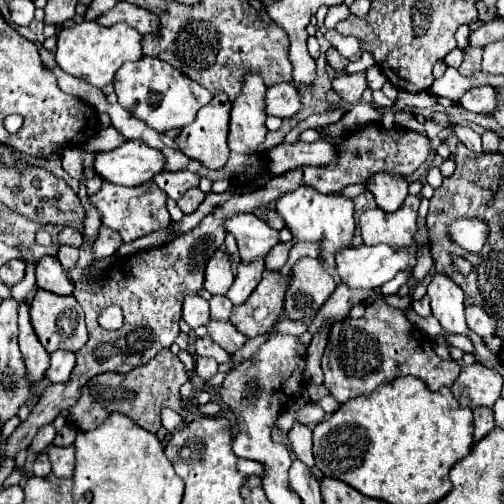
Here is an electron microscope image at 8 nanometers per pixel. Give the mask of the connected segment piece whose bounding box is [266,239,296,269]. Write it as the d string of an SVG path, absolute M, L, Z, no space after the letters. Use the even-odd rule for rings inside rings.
M292 239L288 243L280 243L278 247L274 247L274 251L270 253L270 257L266 259L266 267L268 269L282 269L282 265L288 261L288 253L290 253L294 241L296 239Z

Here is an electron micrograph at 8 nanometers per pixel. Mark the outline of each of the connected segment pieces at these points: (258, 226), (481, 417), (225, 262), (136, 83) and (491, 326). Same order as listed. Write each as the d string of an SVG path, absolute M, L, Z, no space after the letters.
M242 213L228 219L226 229L238 241L238 253L242 263L264 259L270 249L280 243L280 231L266 225L254 213Z
M488 407L474 409L474 441L482 439L494 427L494 411Z
M216 251L216 255L206 265L206 283L204 289L208 289L212 295L224 295L234 281L230 257L224 251Z
M142 57L138 63L124 63L114 79L114 91L118 95L118 103L124 109L128 109L134 117L158 133L190 125L196 119L198 111L212 101L208 89L182 75L170 63L156 57Z
M476 305L466 307L466 323L480 337L494 337L498 331L498 321L482 307L476 307Z

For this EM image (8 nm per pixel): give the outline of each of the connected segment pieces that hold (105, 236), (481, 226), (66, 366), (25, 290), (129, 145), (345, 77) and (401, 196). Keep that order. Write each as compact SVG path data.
M100 227L100 235L98 235L96 243L92 245L92 249L94 249L92 261L102 261L102 259L112 257L120 245L122 245L120 235L116 235L114 231L110 231L106 227Z
M458 219L450 223L450 235L456 243L460 243L466 251L478 253L486 243L488 227L480 219Z
M54 351L50 355L50 367L46 371L46 379L50 383L66 383L70 379L74 361L76 357L72 351Z
M29 251L24 258L27 265L25 270L27 273L25 274L24 279L21 282L11 287L12 297L17 302L22 302L36 283L36 262L32 258L31 251Z
M126 141L118 149L100 153L94 161L94 169L102 179L126 187L152 181L158 173L166 171L164 167L164 153L148 147L144 141Z
M342 73L336 79L332 79L332 89L350 105L354 105L362 99L362 93L366 87L368 87L368 83L366 83L364 73L354 73L354 75Z
M374 175L374 179L366 181L366 187L374 193L378 207L386 213L402 207L402 201L408 197L408 183L404 177Z

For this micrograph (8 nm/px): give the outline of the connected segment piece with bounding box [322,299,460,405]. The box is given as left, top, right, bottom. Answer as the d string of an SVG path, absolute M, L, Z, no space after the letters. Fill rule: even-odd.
M378 299L366 309L364 317L348 317L342 323L334 323L324 349L322 371L324 385L342 405L354 397L370 395L380 383L392 383L402 375L414 375L428 383L434 391L440 387L450 387L460 375L460 365L456 361L440 361L434 351L434 341L424 337L400 309Z

